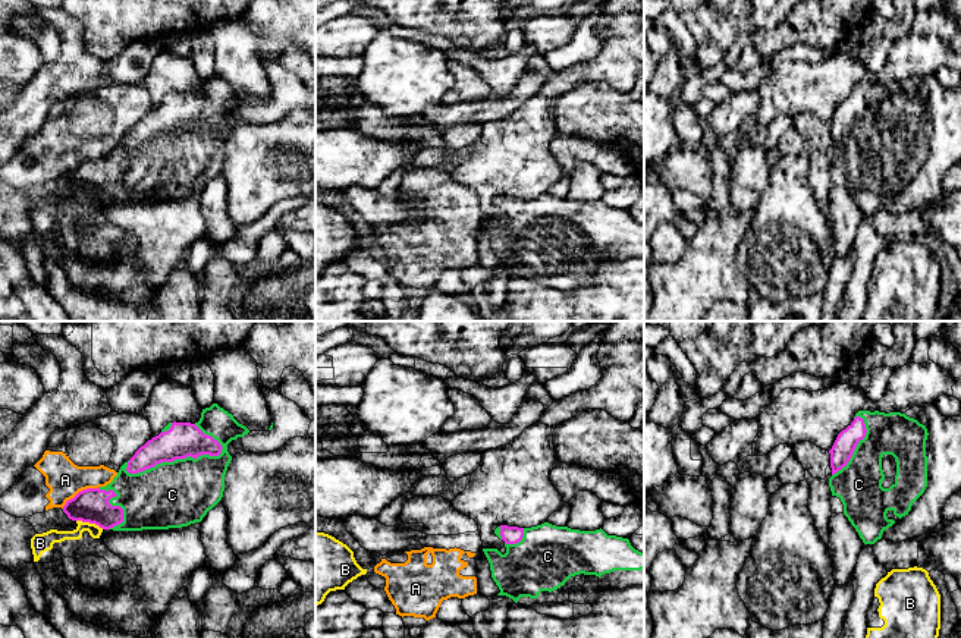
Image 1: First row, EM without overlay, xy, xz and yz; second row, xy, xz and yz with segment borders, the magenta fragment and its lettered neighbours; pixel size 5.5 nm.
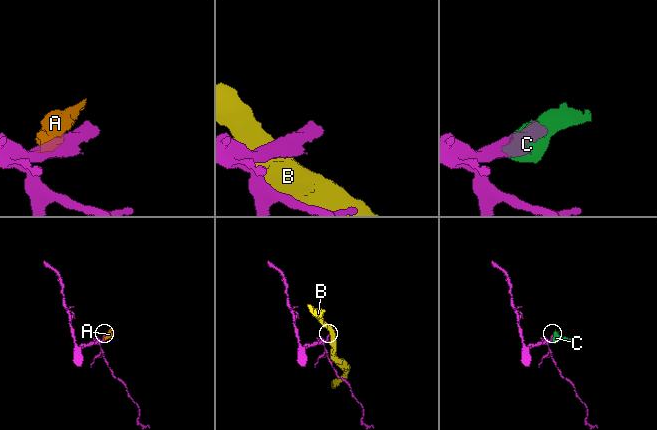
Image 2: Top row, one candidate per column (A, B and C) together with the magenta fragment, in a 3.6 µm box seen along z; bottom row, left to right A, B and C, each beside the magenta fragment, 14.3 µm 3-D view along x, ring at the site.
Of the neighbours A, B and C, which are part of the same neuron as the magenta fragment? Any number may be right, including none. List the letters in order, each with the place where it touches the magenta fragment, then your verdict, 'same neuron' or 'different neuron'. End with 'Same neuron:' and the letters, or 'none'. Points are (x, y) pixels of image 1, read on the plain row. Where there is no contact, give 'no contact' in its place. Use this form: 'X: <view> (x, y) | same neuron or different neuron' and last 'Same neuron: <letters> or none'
A: xy (79, 163) | different neuron
B: xy (90, 194) | different neuron
C: xy (175, 131) | same neuron
Same neuron: C

